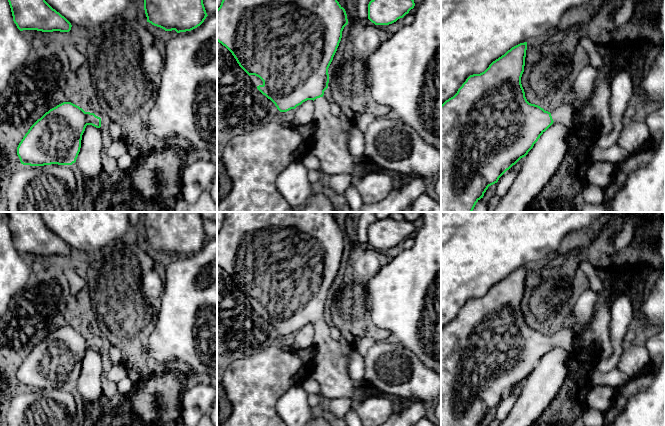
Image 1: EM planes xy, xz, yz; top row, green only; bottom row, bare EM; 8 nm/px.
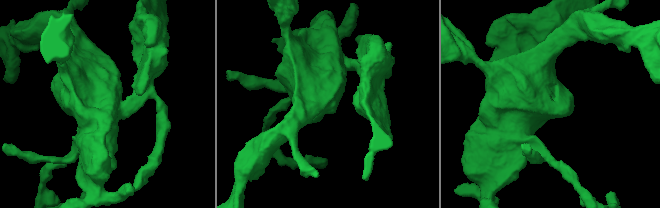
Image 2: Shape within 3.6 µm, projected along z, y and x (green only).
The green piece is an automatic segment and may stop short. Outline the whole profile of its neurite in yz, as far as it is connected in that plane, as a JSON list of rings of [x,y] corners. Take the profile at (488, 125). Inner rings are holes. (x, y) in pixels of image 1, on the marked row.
[[[527,42],[512,47],[493,61],[484,72],[470,75],[457,93],[441,105],[441,212],[472,212],[488,187],[497,183],[507,170],[525,157],[554,121],[560,121],[573,128],[581,124],[595,127],[598,129],[597,137],[612,132],[614,125],[610,113],[611,75],[615,69],[629,66],[632,52],[616,53],[610,49],[607,62],[598,67],[598,75],[590,97],[583,103],[560,106],[550,113],[538,105],[529,103],[525,97],[521,77],[526,50]]]

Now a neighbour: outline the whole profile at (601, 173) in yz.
[[[606,161],[589,163],[587,182],[605,189],[612,182],[615,169],[614,165]]]

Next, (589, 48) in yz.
[[[582,36],[579,45],[582,47],[582,54],[588,60],[589,65],[595,68],[602,66],[602,57],[597,50],[597,43],[593,42],[589,36]]]

